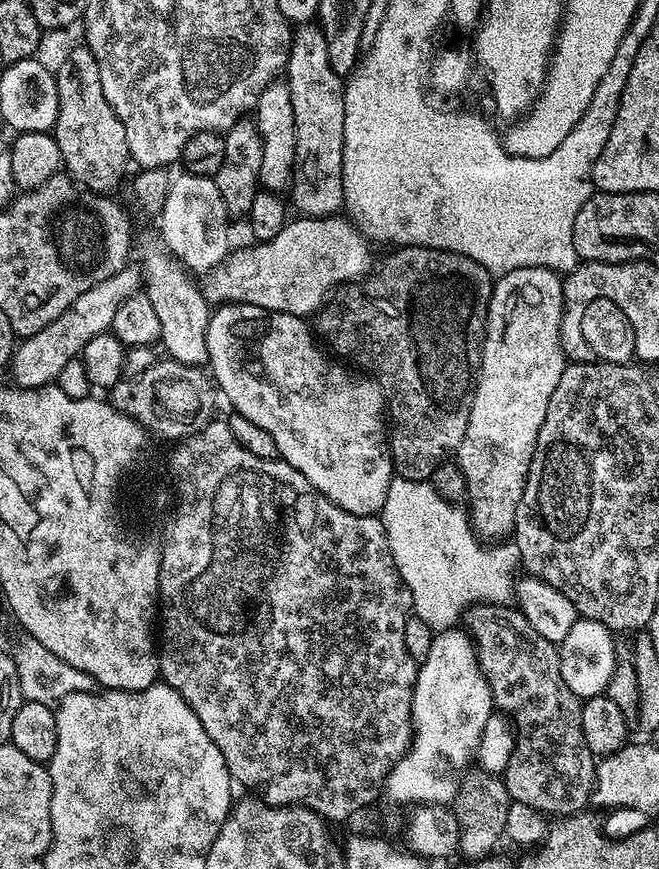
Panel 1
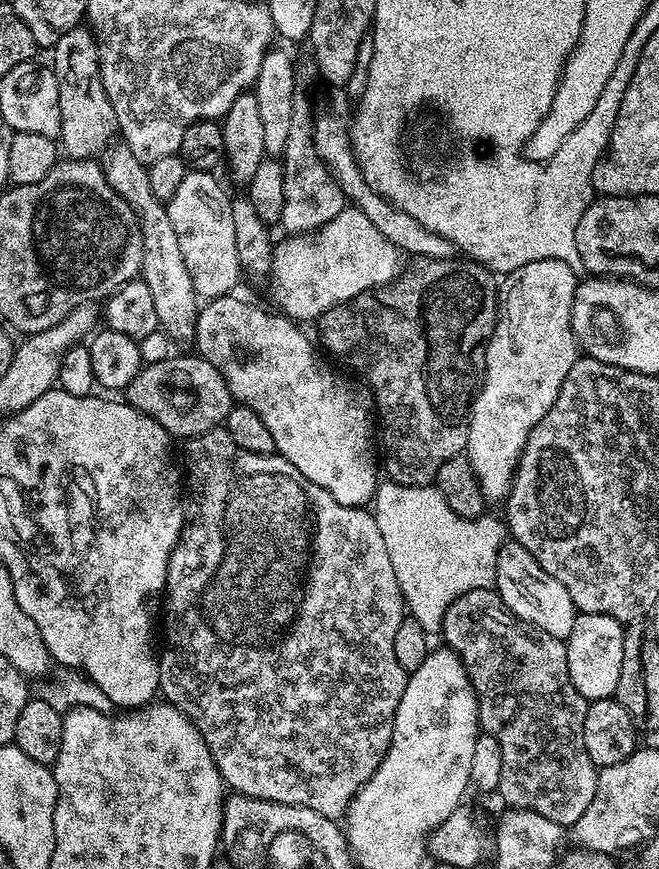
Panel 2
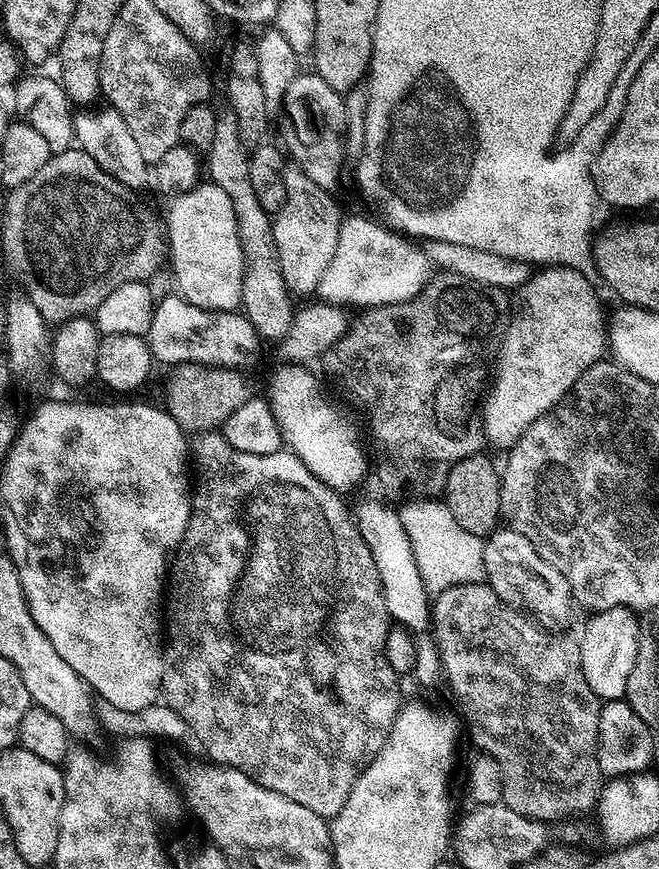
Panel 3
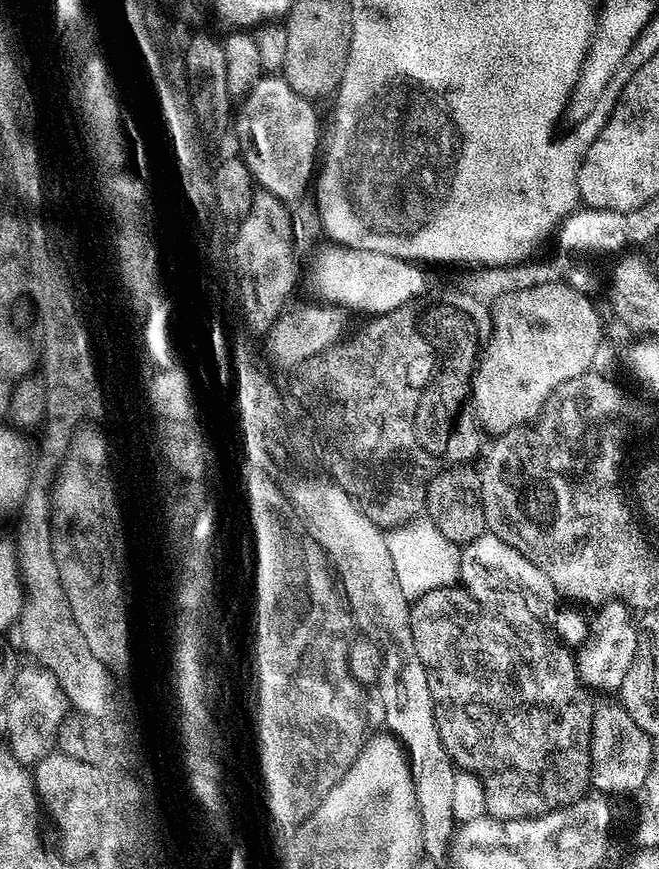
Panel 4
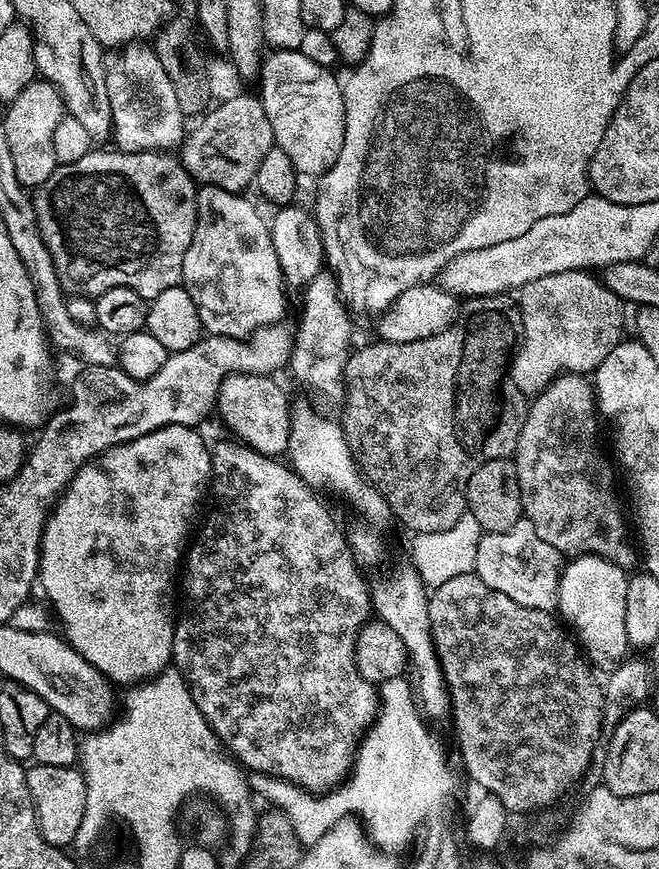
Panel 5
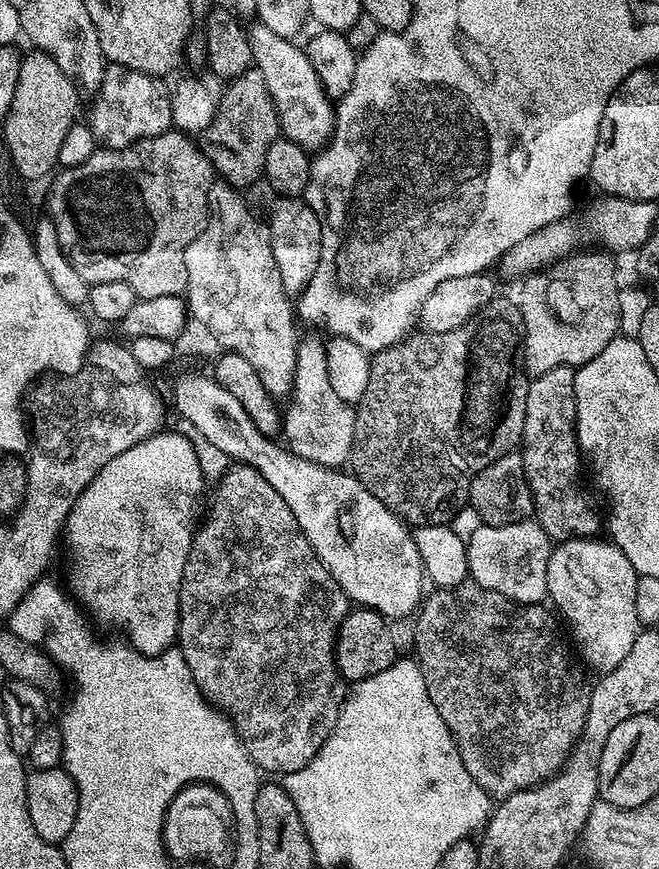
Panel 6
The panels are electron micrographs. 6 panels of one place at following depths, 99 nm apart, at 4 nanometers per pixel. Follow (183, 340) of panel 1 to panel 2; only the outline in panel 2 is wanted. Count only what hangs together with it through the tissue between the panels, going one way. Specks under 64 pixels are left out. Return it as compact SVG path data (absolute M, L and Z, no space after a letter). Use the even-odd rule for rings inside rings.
M116 143L107 149L102 167L106 182L110 182L114 191L136 211L142 230L140 276L146 286L150 286L150 295L154 298L154 310L158 310L158 322L162 332L172 340L191 341L196 335L198 297L193 283L190 282L186 262L182 258L182 246L178 246L178 234L174 234L174 226L170 223L167 203L158 199L154 190L150 190L147 167L138 162L138 158L134 158L127 144Z

